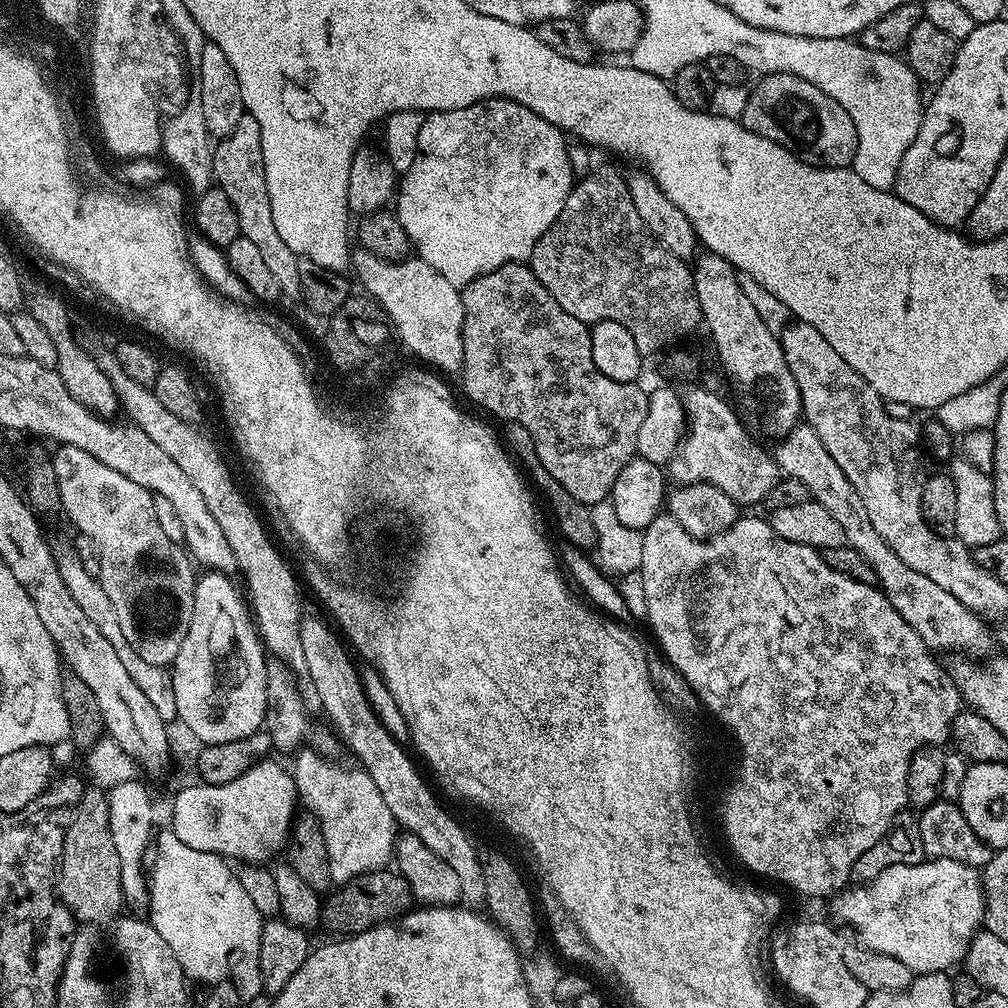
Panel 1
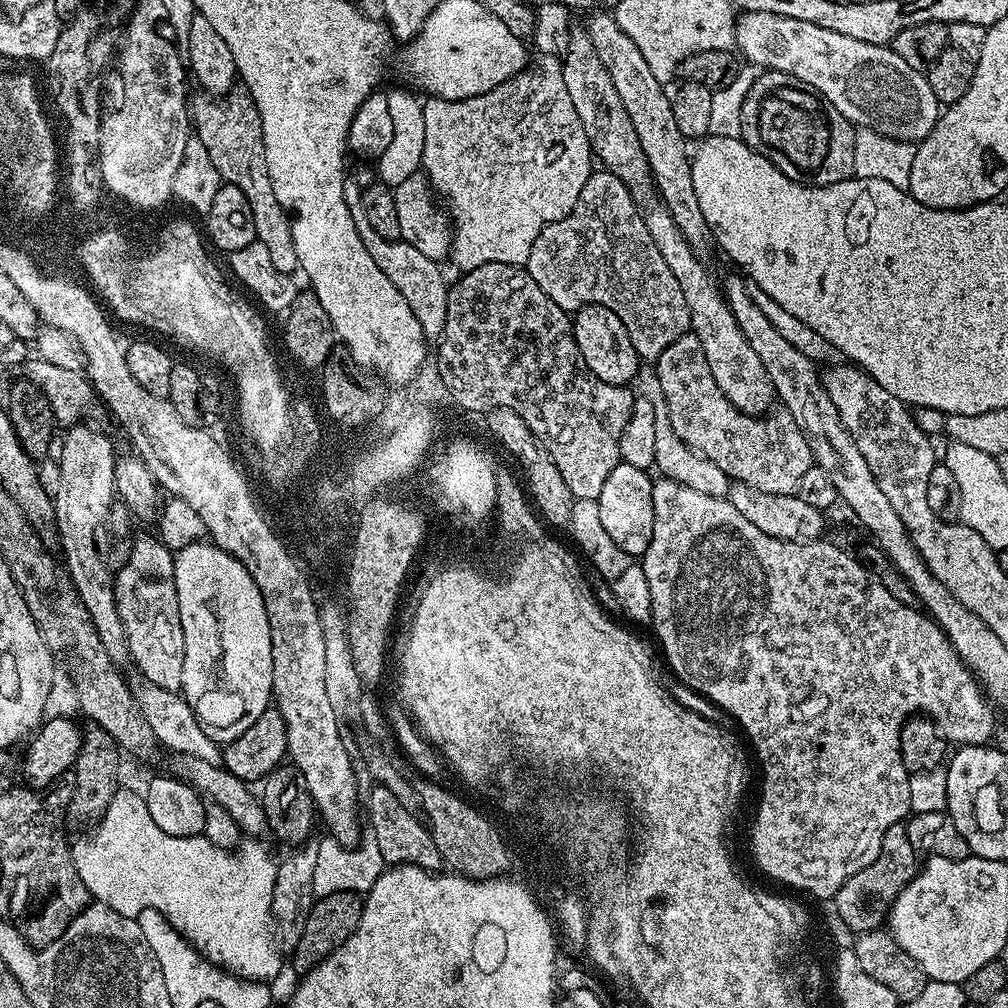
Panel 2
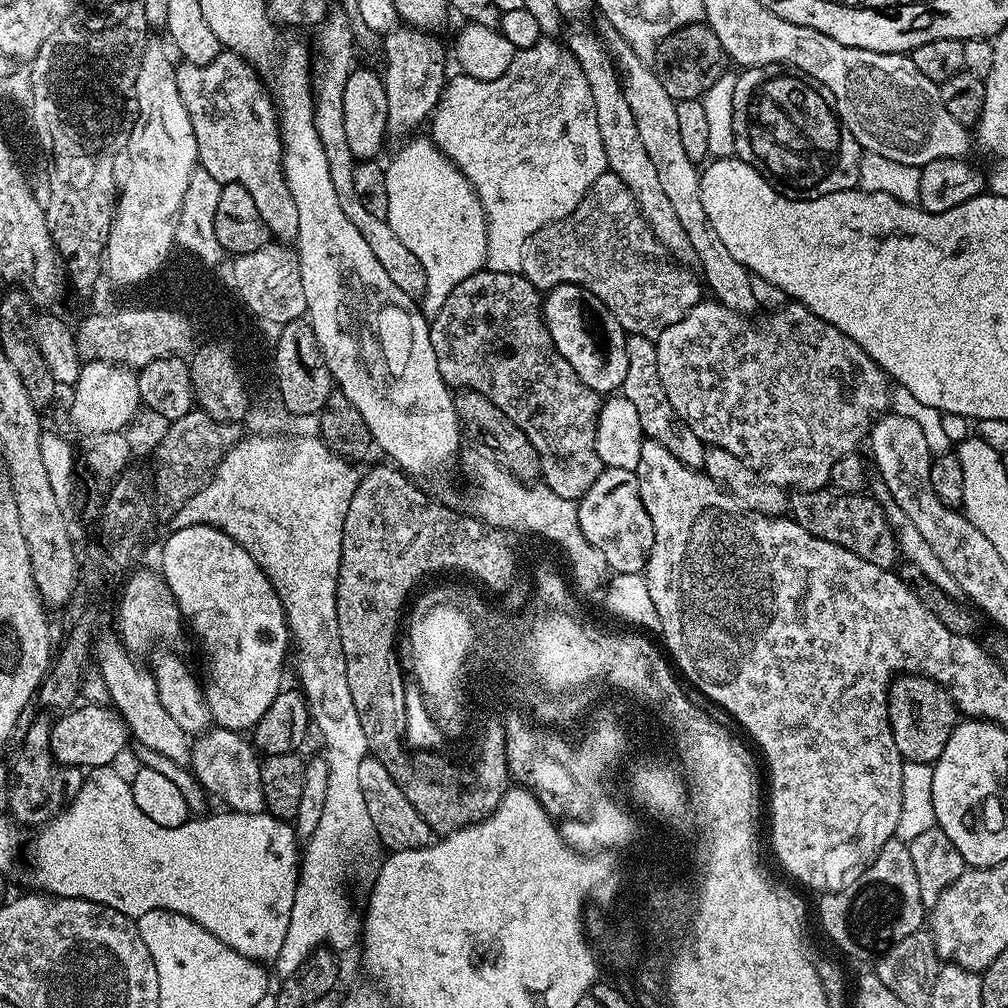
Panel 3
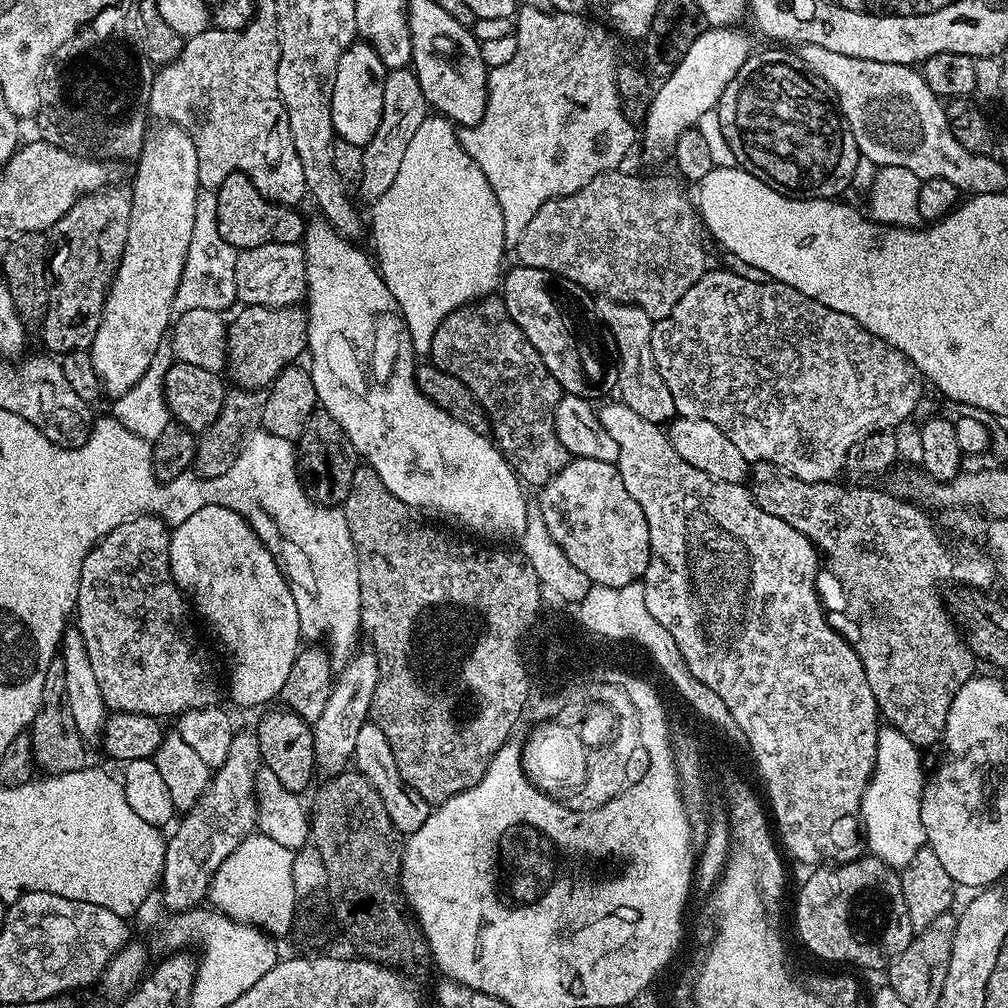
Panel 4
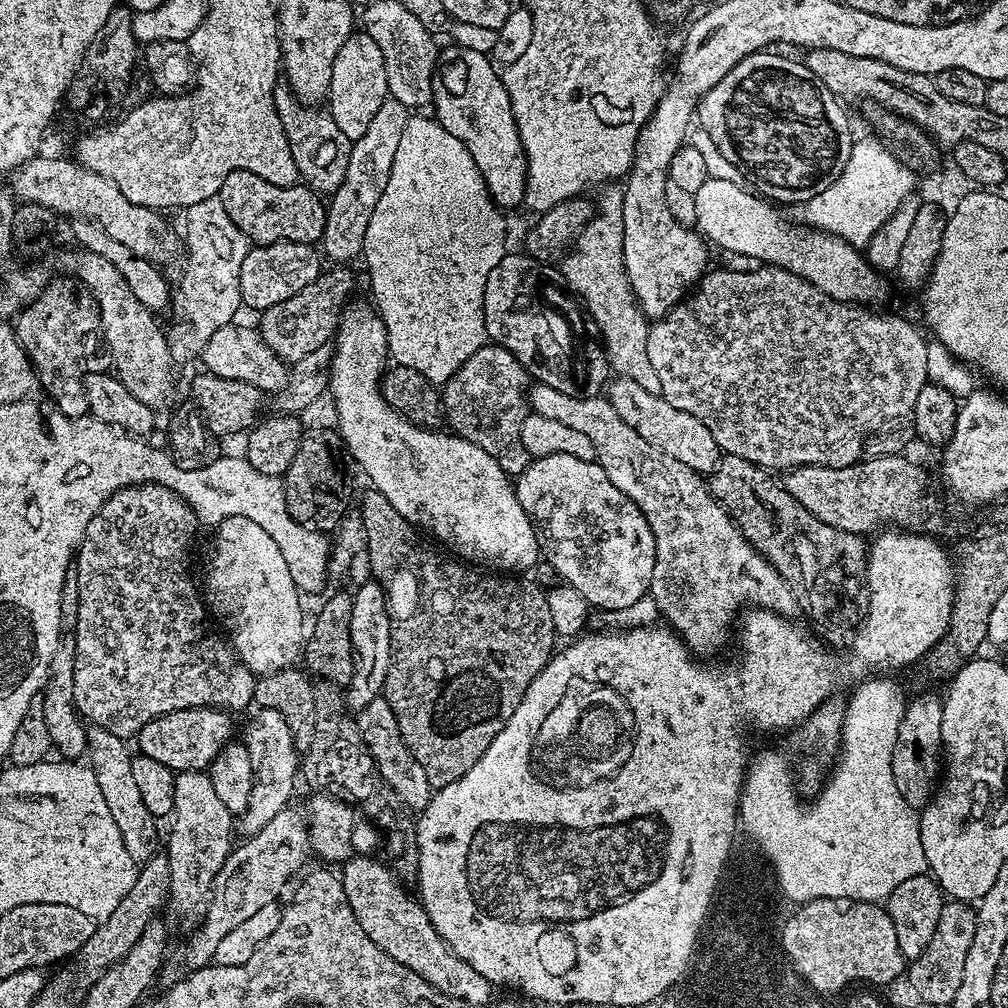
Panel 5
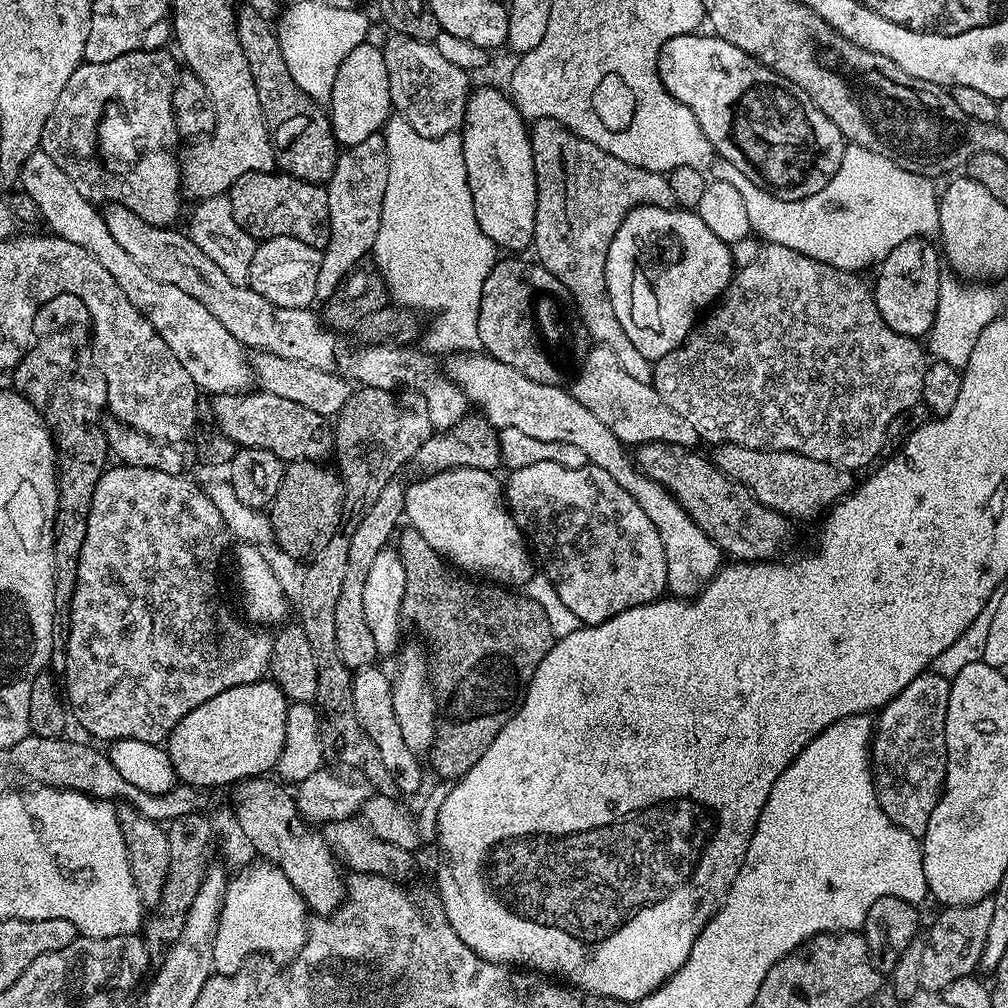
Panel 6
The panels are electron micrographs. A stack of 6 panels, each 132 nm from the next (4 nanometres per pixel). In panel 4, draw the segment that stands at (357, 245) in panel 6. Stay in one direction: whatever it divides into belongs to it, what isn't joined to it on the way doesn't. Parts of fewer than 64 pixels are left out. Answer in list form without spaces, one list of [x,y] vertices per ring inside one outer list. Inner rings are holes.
[[[394,68],[389,71],[382,94],[382,122],[378,122],[378,134],[364,149],[362,154],[362,174],[358,187],[368,202],[375,202],[379,196],[390,190],[398,170],[402,166],[402,158],[406,154],[406,146],[410,146],[410,138],[414,138],[418,126],[430,115],[430,109],[422,86],[416,73],[408,68]]]

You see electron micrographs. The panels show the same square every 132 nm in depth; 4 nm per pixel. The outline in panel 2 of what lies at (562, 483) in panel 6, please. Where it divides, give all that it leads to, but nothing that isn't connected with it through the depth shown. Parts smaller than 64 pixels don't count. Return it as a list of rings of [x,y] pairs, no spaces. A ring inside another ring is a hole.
[[[623,462],[616,464],[614,470],[610,470],[610,478],[606,478],[606,483],[602,485],[602,494],[596,500],[598,515],[602,518],[602,527],[606,529],[606,534],[610,534],[610,538],[614,538],[614,542],[633,558],[643,557],[654,534],[654,480],[648,475],[645,469],[638,466]]]

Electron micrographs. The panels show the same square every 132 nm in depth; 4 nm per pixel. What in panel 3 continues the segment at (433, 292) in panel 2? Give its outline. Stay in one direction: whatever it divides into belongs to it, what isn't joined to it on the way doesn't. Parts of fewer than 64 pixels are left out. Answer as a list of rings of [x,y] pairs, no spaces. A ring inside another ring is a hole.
[[[333,11],[326,21],[319,25],[320,31],[320,68],[314,72],[314,99],[316,102],[316,129],[318,138],[322,138],[322,150],[326,150],[326,162],[330,165],[330,178],[334,181],[334,190],[338,194],[338,203],[342,205],[342,211],[346,213],[346,218],[358,226],[362,238],[366,238],[366,243],[370,245],[370,250],[374,250],[374,258],[378,258],[378,263],[386,274],[390,274],[390,279],[398,290],[402,290],[407,296],[420,298],[424,295],[426,286],[426,274],[402,246],[398,239],[398,234],[390,230],[387,220],[374,218],[366,206],[362,206],[362,198],[354,194],[354,170],[358,163],[356,157],[350,154],[350,146],[346,143],[346,129],[344,119],[342,118],[342,90],[346,86],[346,78],[352,73],[356,56],[356,48],[352,45],[352,24],[343,16],[342,13]]]

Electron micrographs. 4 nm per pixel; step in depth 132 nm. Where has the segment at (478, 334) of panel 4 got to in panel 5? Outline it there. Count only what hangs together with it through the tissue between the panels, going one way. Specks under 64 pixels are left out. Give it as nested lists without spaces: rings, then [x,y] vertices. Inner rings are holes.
[[[485,343],[456,373],[442,385],[442,403],[446,424],[455,435],[474,442],[510,478],[515,478],[527,470],[530,457],[526,446],[522,446],[520,431],[526,417],[530,414],[530,405],[526,393],[530,388],[528,371],[500,344]]]

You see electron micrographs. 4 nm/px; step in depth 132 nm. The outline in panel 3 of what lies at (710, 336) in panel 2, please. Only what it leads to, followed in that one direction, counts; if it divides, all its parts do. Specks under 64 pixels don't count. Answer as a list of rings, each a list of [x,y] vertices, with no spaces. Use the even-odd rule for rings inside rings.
[[[584,28],[570,29],[566,46],[578,62],[578,66],[582,66],[582,74],[586,74],[586,82],[590,82],[590,94],[594,98],[598,130],[602,133],[602,146],[606,150],[607,171],[622,178],[630,194],[634,194],[634,202],[642,218],[669,256],[679,264],[695,265],[694,245],[691,244],[686,230],[682,230],[682,226],[678,223],[674,209],[671,208],[666,193],[662,191],[662,185],[658,182],[658,170],[654,170],[654,162],[651,161],[650,154],[646,154],[646,146],[642,146],[642,138],[638,135],[634,114],[630,114],[630,106],[626,103],[622,77],[616,71],[616,65],[612,63],[607,49],[595,31],[587,32]]]

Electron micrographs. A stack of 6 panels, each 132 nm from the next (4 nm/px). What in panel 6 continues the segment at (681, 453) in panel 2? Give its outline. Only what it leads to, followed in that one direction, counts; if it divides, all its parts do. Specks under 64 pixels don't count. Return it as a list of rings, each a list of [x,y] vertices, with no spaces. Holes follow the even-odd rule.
[[[556,120],[531,121],[530,135],[536,167],[536,225],[532,235],[535,259],[546,270],[550,270],[550,274],[554,274],[554,278],[558,278],[558,282],[562,282],[566,290],[570,290],[589,337],[597,345],[610,350],[630,378],[643,384],[651,384],[653,363],[635,349],[634,342],[627,337],[626,330],[622,329],[622,324],[614,313],[614,302],[610,302],[606,286],[606,254],[610,250],[610,242],[614,242],[614,234],[618,234],[618,226],[622,226],[630,210],[639,208],[641,204],[674,201],[667,175],[639,168],[630,162],[622,162],[622,158],[606,154],[602,146],[594,146],[594,142],[586,142],[586,138],[575,136]]]

